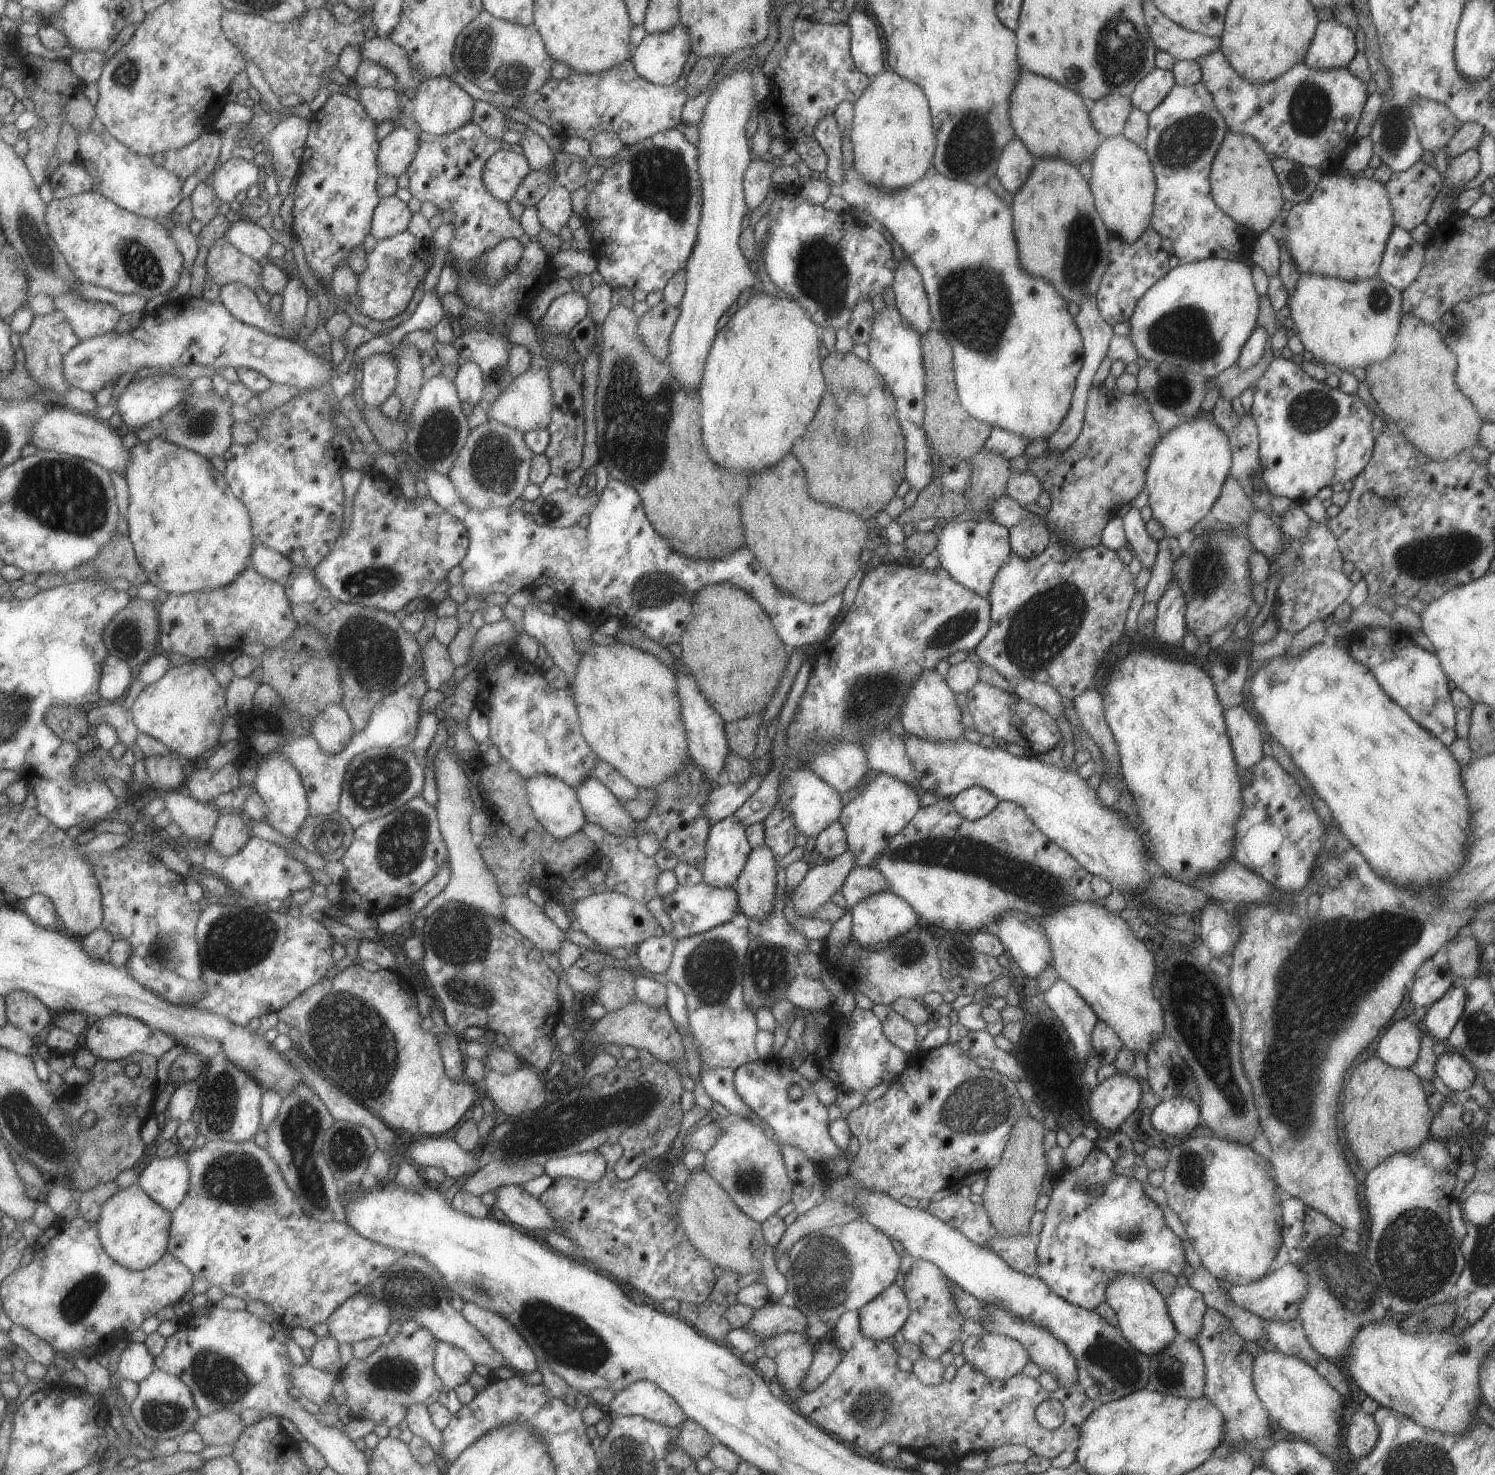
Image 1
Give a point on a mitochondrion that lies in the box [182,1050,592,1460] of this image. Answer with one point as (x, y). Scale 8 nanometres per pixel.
(300, 1127)

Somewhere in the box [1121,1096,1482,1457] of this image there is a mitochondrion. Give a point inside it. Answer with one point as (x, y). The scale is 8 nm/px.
(1415, 1257)

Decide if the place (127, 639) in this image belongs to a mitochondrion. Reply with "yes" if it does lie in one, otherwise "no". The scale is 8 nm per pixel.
yes

